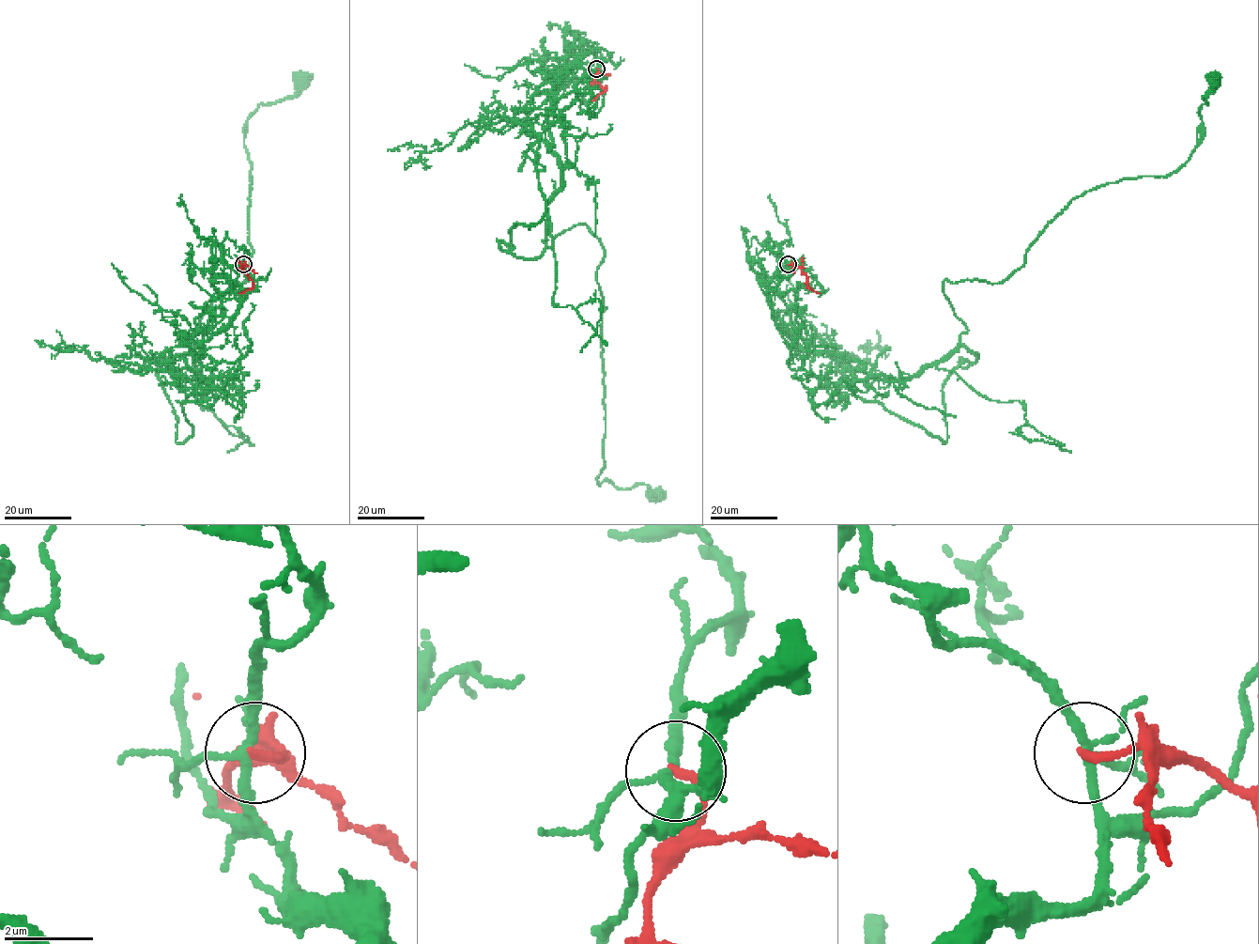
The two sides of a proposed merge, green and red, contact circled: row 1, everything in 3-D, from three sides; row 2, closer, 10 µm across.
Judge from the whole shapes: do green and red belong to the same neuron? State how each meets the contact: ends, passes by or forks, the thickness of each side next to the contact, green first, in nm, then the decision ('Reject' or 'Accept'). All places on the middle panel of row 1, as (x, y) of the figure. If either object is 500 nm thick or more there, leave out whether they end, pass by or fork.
At the ring green forks. At the ring red ends. Thickness 200 nm (green) against 200 nm. Reject

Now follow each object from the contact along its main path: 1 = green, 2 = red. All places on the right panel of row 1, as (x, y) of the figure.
1: (788, 264), (782, 331), (909, 379), (967, 332), (944, 280), (1004, 282), (1073, 199), (1176, 172), (1211, 81)
2: (788, 264), (799, 268), (806, 275), (806, 285), (820, 293)

